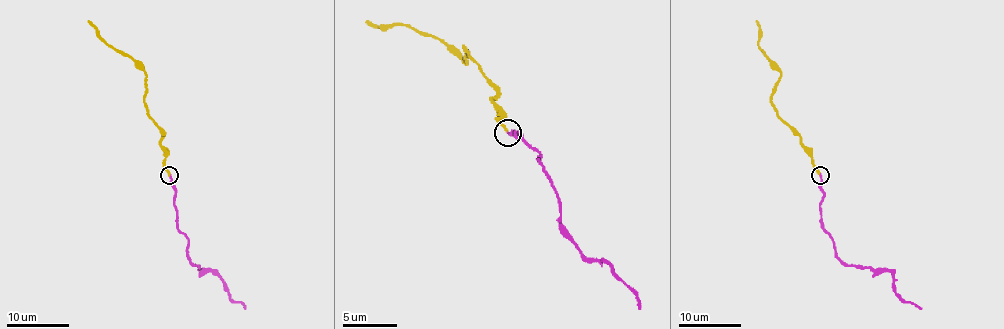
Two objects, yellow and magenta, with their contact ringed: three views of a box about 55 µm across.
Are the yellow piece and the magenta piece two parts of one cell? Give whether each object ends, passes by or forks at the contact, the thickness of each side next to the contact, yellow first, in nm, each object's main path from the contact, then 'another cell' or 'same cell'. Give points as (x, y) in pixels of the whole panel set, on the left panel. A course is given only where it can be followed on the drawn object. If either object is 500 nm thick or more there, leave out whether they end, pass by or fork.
yellow ends there; magenta ends there; 190 nm thick on the yellow side, 160 nm on the other; yellow runs (170, 175), (160, 144), (163, 131), (148, 114), (145, 102), (146, 73), (131, 58), (112, 48), (88, 20); magenta runs (170, 175), (176, 227), (188, 239), (187, 256), (198, 267), (209, 269), (218, 277), (224, 289), (245, 308); same cell

